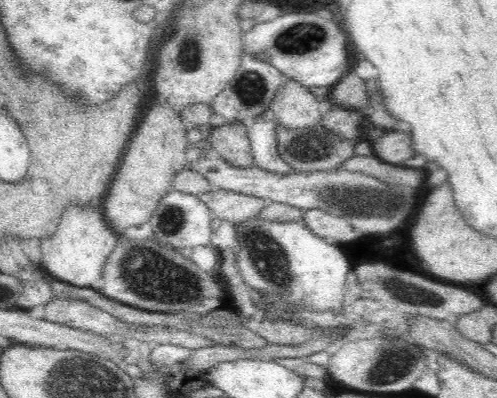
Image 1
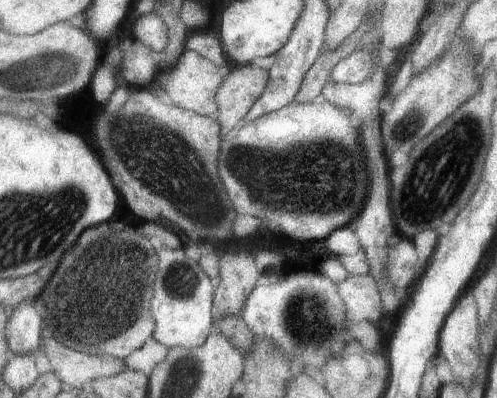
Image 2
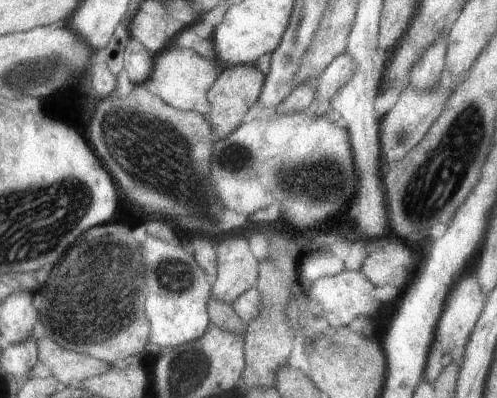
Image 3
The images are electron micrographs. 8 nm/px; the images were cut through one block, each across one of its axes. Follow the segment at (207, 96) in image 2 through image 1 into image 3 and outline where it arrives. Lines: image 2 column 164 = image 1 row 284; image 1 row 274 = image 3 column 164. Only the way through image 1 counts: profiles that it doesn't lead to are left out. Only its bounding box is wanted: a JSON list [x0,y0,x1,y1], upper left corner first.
[145,46,219,116]

